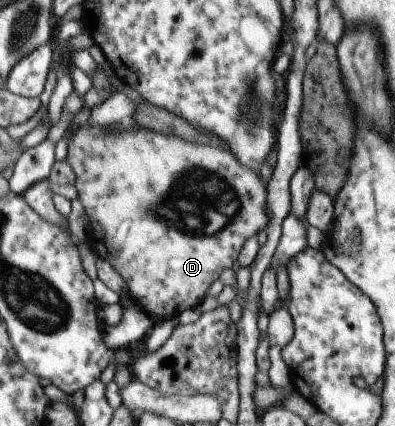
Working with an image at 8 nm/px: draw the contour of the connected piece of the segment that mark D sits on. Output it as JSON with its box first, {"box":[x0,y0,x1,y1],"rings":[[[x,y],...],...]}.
{"box":[64,124,267,321],"rings":[[[85,124],[69,131],[67,156],[64,161],[73,171],[77,199],[85,209],[85,215],[89,221],[87,234],[91,249],[98,258],[107,261],[113,269],[117,269],[125,281],[128,297],[134,299],[137,307],[143,309],[154,321],[165,319],[165,317],[174,318],[186,309],[197,307],[211,283],[217,280],[224,269],[230,269],[235,263],[244,241],[256,236],[261,229],[267,227],[267,209],[265,209],[267,191],[259,179],[259,174],[247,167],[241,167],[237,163],[237,159],[223,148],[191,145],[187,141],[181,141],[179,137],[165,137],[165,135],[159,135],[159,133],[146,128],[135,129],[135,131],[131,131],[131,129],[113,131],[111,127],[89,127]]]}

